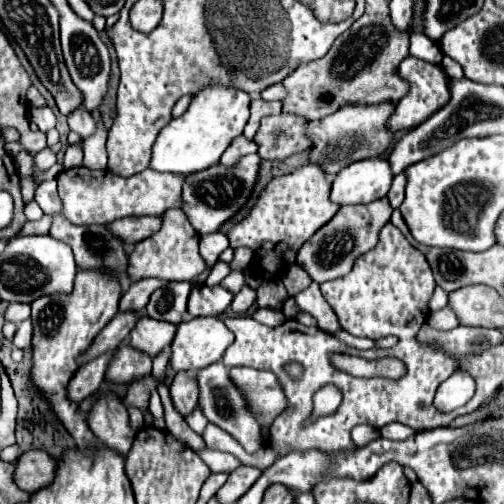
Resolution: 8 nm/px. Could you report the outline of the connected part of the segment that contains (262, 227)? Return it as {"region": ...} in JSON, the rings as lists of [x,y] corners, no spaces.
{"region":[[[307,164],[293,174],[271,180],[251,214],[227,234],[231,248],[251,248],[255,252],[255,270],[259,272],[259,276],[263,276],[265,280],[275,278],[275,274],[283,270],[283,252],[287,248],[301,248],[301,244],[307,242],[313,232],[327,224],[339,210],[339,204],[333,204],[329,200],[329,188],[331,180],[325,172],[321,172],[321,168],[317,168],[317,164]]]}

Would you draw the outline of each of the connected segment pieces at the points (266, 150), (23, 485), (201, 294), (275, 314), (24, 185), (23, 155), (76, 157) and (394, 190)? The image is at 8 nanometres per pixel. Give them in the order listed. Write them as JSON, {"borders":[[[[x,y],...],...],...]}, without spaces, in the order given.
{"borders":[[[[287,112],[263,118],[261,128],[255,136],[259,156],[265,160],[285,160],[297,152],[309,150],[313,142],[307,138],[305,128],[305,118],[291,116]]],[[[43,450],[23,452],[15,466],[15,484],[29,494],[35,494],[45,486],[51,486],[57,474],[57,460]]],[[[193,284],[187,302],[187,312],[191,316],[219,316],[223,310],[229,308],[231,300],[233,294],[221,284],[213,288],[209,288],[207,284]]],[[[259,308],[259,310],[253,314],[253,318],[255,318],[257,322],[265,324],[265,326],[271,326],[271,328],[275,328],[275,326],[279,326],[279,324],[283,324],[283,322],[287,320],[287,318],[283,316],[283,312],[271,310],[271,308]]],[[[22,177],[20,178],[20,184],[21,184],[21,193],[23,200],[25,200],[25,202],[29,202],[29,200],[33,200],[37,186],[36,184],[34,184],[32,178]]],[[[21,150],[15,156],[15,164],[21,176],[35,176],[35,168],[33,168],[33,156],[27,150]]],[[[69,146],[65,150],[65,162],[63,162],[63,166],[65,168],[77,168],[77,166],[81,166],[81,162],[83,162],[83,150],[79,146]]],[[[405,172],[397,174],[395,180],[393,180],[393,186],[391,186],[389,194],[387,194],[387,198],[389,198],[389,202],[391,202],[393,208],[399,208],[401,202],[403,202],[403,196],[405,196],[405,184],[407,184],[407,176],[405,176]]]]}

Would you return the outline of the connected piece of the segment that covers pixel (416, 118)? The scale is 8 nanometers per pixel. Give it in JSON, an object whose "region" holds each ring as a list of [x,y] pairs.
{"region":[[[409,56],[399,64],[399,76],[409,82],[410,90],[405,98],[401,98],[397,102],[395,112],[387,122],[389,130],[397,132],[397,130],[403,130],[403,128],[419,126],[421,122],[425,122],[431,114],[435,114],[439,108],[443,108],[449,102],[449,90],[447,90],[447,84],[445,84],[445,74],[441,72],[441,68],[437,64]]]}

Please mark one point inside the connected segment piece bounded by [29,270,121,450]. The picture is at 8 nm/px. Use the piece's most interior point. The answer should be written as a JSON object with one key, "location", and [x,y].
{"location":[64,327]}

